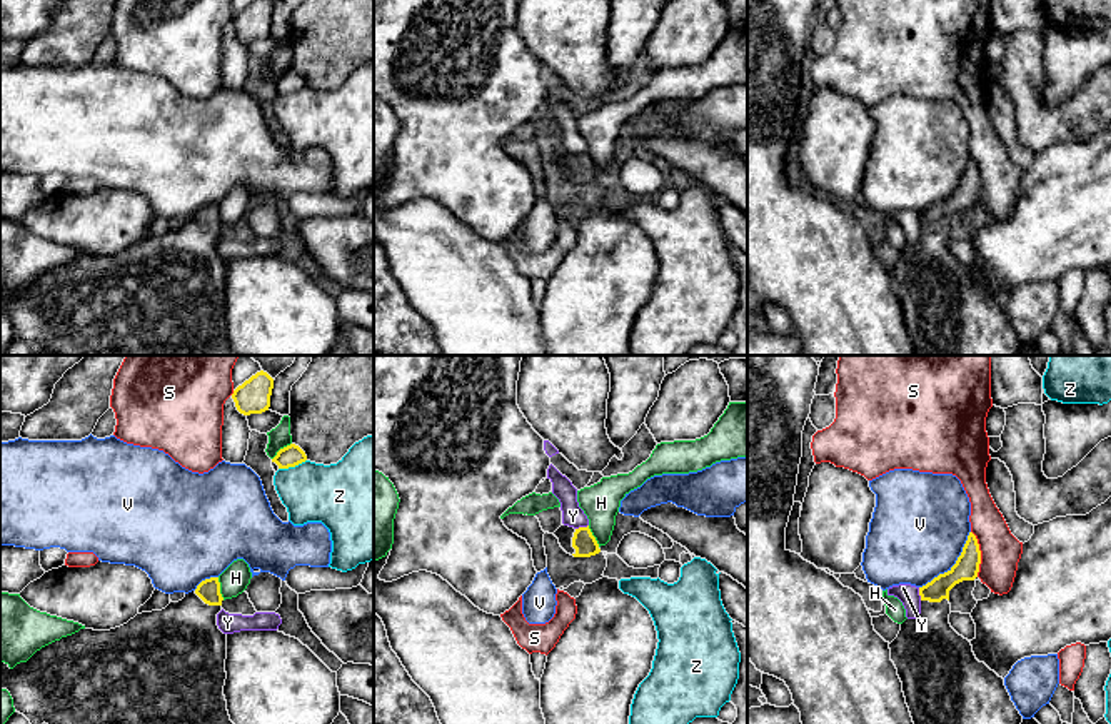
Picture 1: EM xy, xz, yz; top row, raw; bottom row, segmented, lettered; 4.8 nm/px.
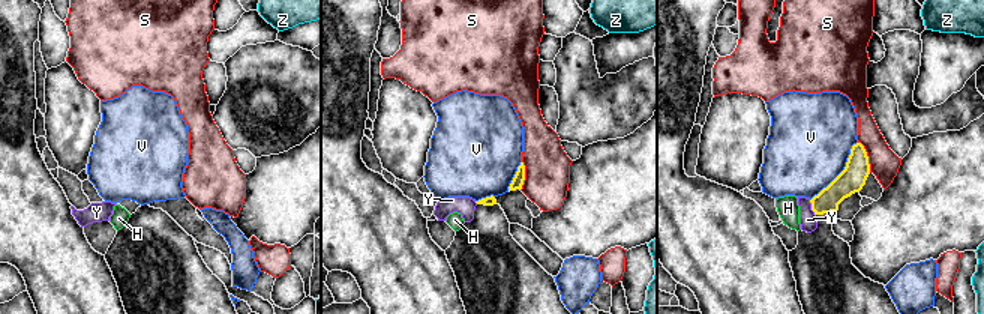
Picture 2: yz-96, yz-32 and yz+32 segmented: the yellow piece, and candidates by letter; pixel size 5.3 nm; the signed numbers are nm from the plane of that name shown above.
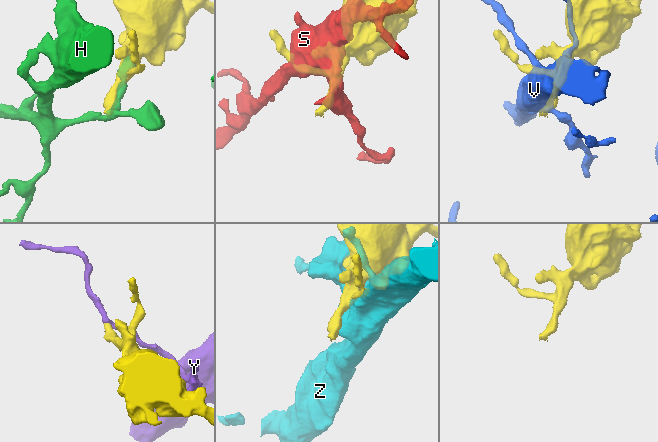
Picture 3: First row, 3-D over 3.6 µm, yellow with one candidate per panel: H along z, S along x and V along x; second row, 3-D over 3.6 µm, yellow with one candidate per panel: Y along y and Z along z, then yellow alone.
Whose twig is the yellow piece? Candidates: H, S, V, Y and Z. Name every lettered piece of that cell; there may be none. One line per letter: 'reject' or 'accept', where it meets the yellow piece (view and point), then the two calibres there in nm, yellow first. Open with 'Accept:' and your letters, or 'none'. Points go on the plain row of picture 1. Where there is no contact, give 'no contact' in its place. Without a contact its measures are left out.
Accept: none
H: reject; contact xy (219, 216); calibres 110 and 140 nm
S: reject; contact yz (980, 180); calibres 120 and 190 nm
V: reject; contact yz (955, 191); calibres 120 and 460 nm
Y: reject; contact xz (581, 154); calibres 110 and 110 nm
Z: reject; contact xy (292, 92); calibres 110 and 300 nm

